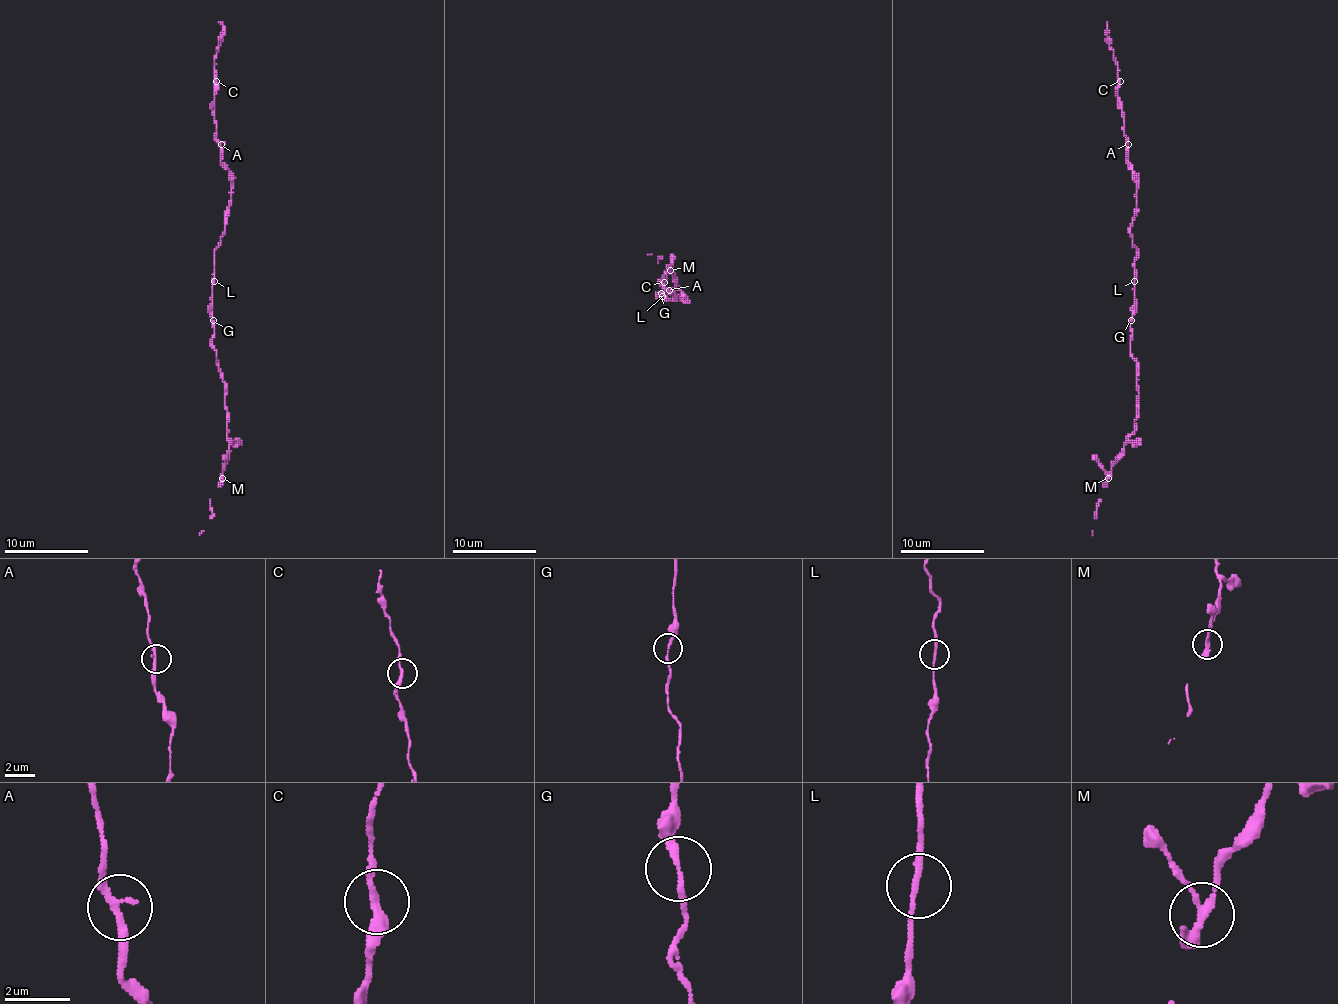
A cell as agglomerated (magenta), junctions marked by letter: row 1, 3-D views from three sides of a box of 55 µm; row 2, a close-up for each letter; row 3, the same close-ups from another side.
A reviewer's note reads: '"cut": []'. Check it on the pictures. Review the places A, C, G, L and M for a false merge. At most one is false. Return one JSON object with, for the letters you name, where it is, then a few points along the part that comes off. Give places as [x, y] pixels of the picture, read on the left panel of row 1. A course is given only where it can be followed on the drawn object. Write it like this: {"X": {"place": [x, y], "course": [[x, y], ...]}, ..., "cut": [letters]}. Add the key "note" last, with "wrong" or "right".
{"M": {"place": [222, 478], "course": [[223, 478], [223, 455]]}, "cut": ["M"], "note": "wrong"}

